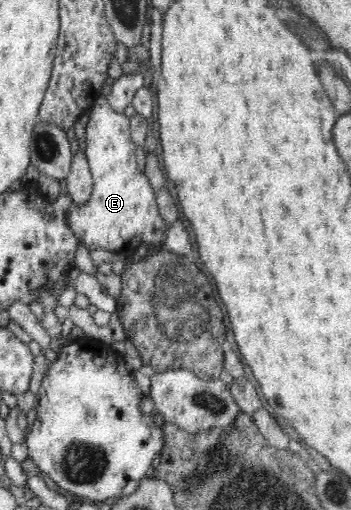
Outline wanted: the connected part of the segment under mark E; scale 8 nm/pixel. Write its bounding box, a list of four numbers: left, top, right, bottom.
[69,96,167,258]

